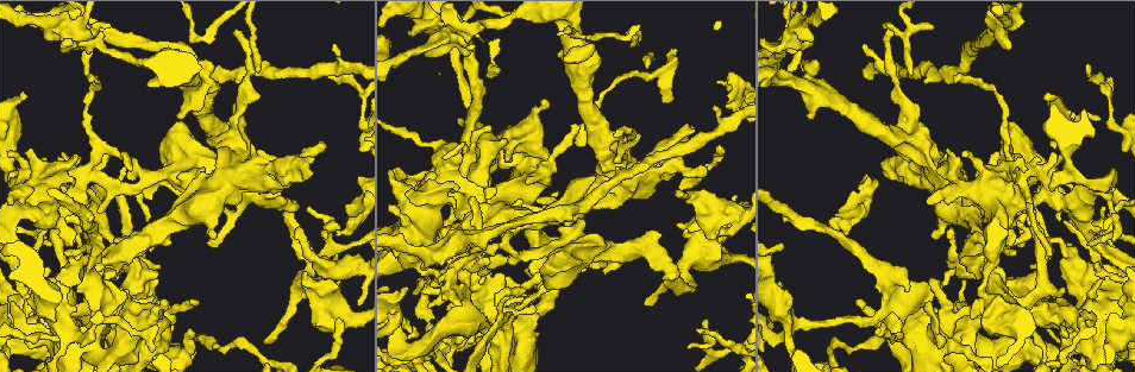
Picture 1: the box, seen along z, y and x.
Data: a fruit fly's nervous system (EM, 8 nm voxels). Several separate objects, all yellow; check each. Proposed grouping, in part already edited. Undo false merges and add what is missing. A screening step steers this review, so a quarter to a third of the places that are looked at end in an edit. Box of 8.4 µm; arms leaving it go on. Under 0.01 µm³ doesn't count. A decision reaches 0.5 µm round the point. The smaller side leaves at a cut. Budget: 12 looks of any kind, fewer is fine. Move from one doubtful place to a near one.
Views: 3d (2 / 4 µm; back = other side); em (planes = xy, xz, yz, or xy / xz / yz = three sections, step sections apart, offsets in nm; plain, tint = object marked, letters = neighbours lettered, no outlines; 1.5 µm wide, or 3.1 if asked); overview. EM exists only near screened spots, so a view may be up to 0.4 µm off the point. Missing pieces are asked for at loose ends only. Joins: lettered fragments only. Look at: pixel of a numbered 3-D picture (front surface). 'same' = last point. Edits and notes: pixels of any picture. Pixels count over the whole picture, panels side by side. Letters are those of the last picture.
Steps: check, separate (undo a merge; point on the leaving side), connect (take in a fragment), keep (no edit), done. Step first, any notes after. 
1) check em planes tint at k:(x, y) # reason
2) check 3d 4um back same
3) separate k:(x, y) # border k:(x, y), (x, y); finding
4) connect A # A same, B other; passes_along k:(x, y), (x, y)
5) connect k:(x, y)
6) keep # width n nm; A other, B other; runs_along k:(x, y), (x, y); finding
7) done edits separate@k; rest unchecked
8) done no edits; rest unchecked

check 3d 4um at 1:(521, 331) # sudden change in width

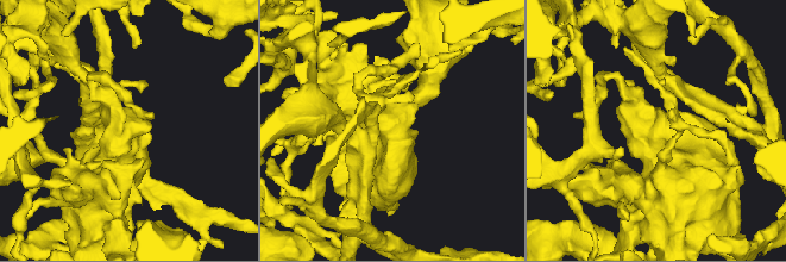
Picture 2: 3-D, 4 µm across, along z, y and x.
check em xz step 8 tint at 2:(125, 124) # arm_widths 220, 650 nm

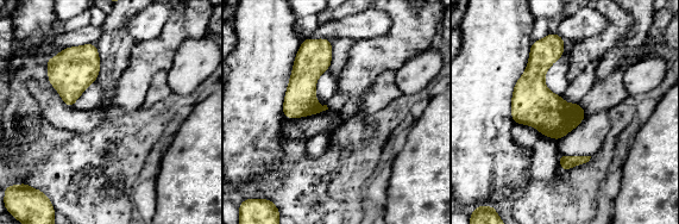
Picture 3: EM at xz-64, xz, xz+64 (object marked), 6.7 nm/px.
check em planes letters same # cut it another way

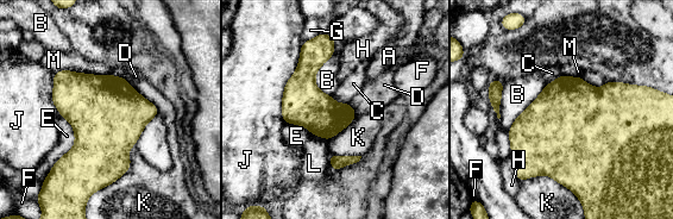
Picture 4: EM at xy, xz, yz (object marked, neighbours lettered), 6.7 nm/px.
keep # longest_contact J 550 nm; A other, B other, C other, D other, E other, F other, G other, H other, J other, K other, L other, M other; border 4:(331, 95), (335, 101), (348, 104); one cell here

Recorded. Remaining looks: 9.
check em planes letters at 1:(306, 209) # an open end

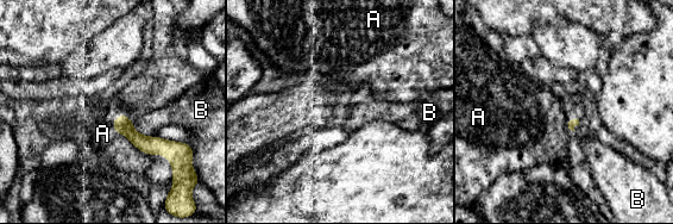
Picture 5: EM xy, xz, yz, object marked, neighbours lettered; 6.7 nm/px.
keep # longest_contact B 200 nm; A other, B other; border 5:(566, 124), (573, 131); none of them fits

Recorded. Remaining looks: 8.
check 3d 4um at 1:(338, 229) # branch stops here

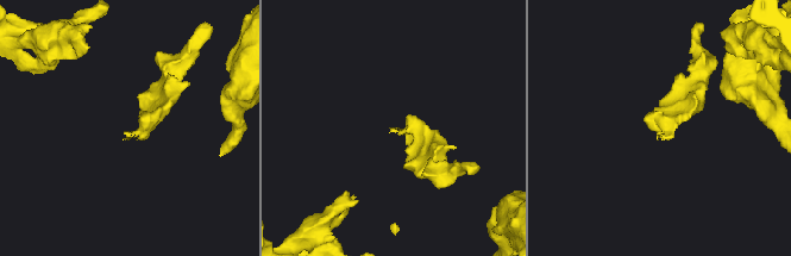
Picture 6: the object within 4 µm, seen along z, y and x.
check em planes tint at 6:(390, 128) # need the tissue

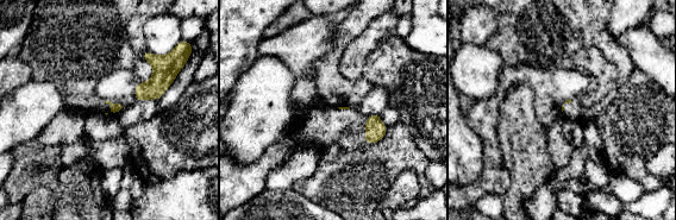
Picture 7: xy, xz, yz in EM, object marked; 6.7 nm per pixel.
check em planes letters same

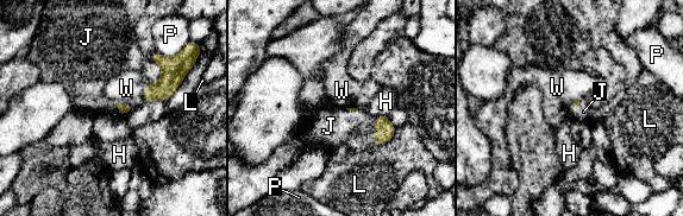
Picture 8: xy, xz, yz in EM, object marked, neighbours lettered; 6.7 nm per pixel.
connect J # H other, J same, L other, P other, W other; it goes on there

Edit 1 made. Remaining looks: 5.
check overview

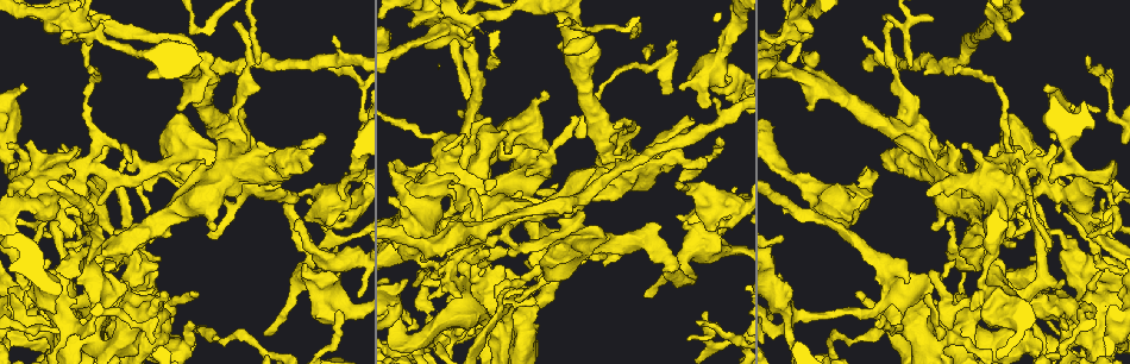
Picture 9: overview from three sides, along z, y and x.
check 3d 4um at 9:(713, 100) # an open end

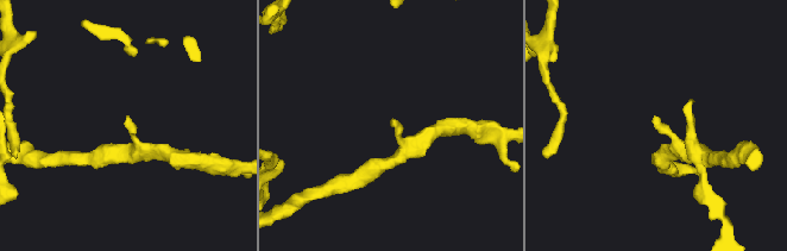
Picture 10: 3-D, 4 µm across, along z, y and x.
check em xy step 4 tint at 10:(392, 124)

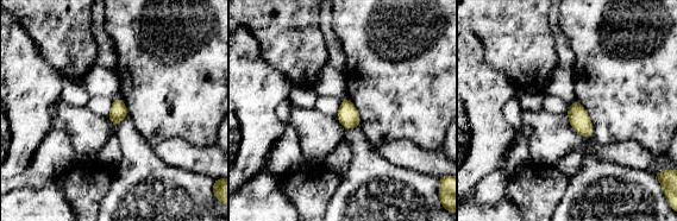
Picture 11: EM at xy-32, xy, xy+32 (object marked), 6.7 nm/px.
check em planes letters same # another direction

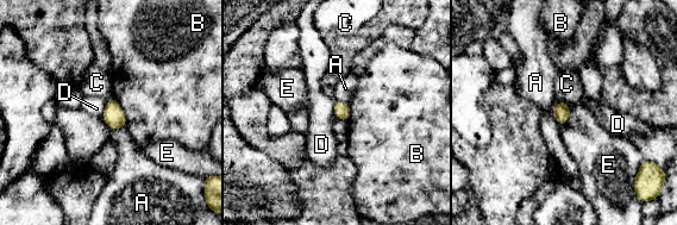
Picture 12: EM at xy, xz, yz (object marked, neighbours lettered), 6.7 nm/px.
keep # A other, B other, C other, D other, E other; border 12:(336, 101), (334, 118); no lettered fragment goes on from it

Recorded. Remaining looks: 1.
done edits connect@8; rest unchecked

